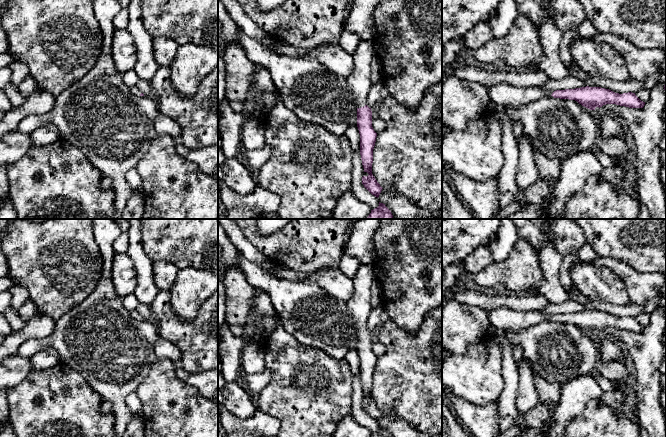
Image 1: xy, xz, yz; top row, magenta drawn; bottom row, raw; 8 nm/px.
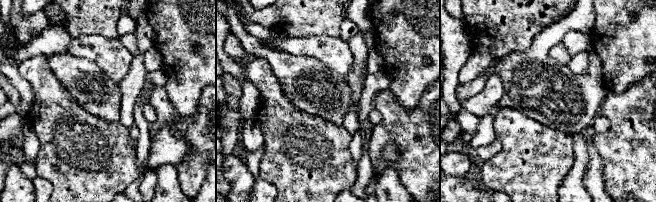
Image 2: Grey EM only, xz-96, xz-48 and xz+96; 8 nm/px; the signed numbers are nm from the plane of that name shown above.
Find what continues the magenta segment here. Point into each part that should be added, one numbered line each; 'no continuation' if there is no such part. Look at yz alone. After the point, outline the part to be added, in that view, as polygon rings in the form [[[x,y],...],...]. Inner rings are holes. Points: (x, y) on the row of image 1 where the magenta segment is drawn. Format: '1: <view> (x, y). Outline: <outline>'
1: yz (505, 94). Outline: [[[500,83],[487,89],[490,101],[504,107],[518,108],[537,99],[551,96],[539,86],[528,88],[517,87],[508,83]]]

